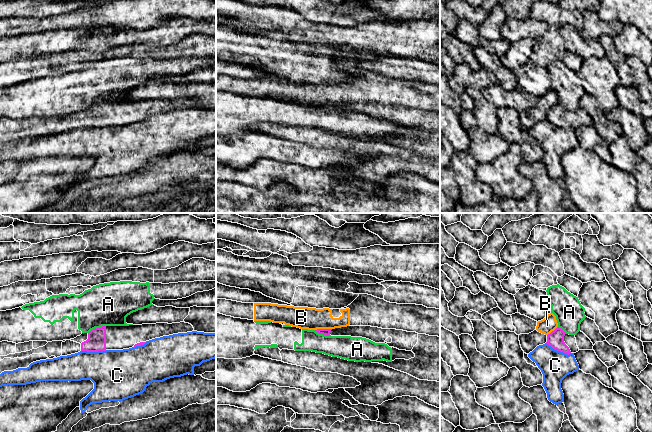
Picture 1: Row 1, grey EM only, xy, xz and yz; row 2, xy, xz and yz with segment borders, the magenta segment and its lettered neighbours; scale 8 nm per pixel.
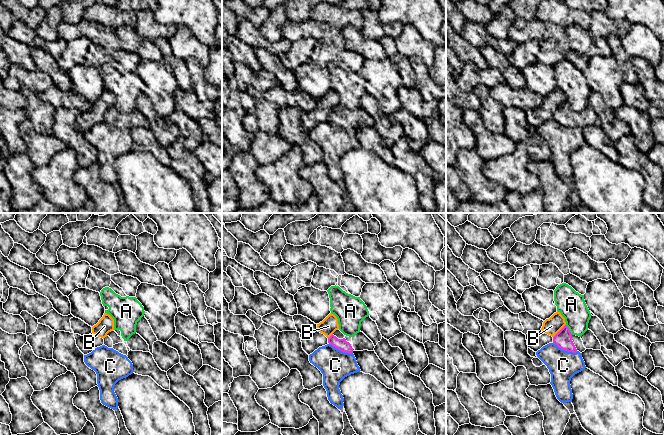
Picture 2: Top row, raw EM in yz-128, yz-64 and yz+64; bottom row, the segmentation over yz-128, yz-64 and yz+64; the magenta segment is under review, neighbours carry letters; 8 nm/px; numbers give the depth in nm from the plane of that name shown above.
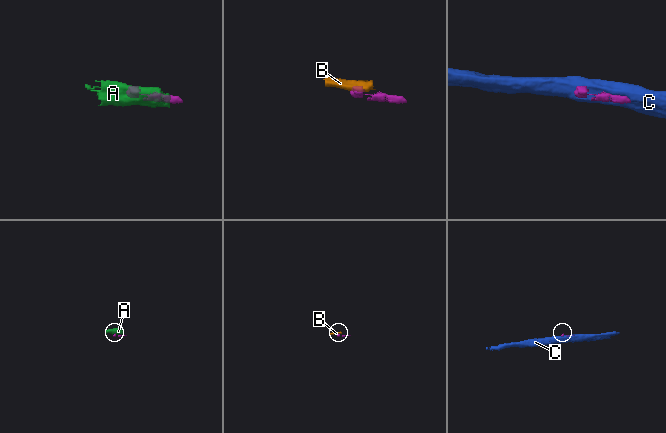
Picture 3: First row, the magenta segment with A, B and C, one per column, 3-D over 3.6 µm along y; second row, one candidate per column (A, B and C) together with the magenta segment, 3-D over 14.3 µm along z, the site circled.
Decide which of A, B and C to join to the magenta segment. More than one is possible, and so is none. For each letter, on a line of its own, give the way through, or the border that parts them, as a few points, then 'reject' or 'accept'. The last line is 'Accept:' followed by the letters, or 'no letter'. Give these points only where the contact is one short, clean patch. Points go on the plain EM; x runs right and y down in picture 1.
A: border xy (105, 101), (93, 104), (88, 109); reject
B: border xz (331, 104), (317, 104), (315, 106); reject
C: reject
Accept: no letter

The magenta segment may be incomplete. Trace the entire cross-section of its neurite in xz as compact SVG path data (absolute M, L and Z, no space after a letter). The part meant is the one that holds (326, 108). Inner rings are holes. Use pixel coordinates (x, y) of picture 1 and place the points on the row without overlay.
M347 102L335 105L317 105L326 112L351 112L385 119L399 126L412 127L414 134L395 135L392 138L372 137L407 149L419 156L440 158L440 113L407 108L396 105L382 105L371 102Z

